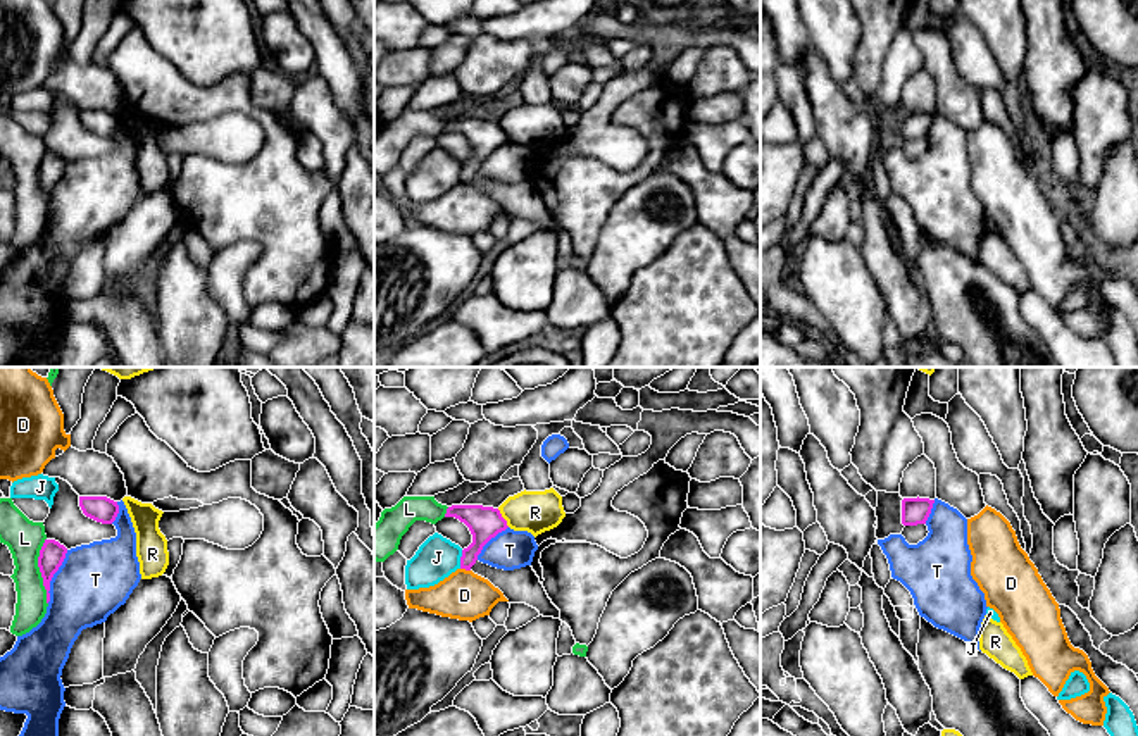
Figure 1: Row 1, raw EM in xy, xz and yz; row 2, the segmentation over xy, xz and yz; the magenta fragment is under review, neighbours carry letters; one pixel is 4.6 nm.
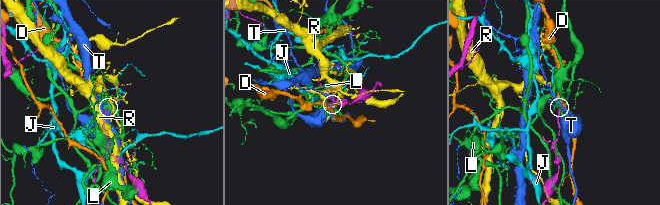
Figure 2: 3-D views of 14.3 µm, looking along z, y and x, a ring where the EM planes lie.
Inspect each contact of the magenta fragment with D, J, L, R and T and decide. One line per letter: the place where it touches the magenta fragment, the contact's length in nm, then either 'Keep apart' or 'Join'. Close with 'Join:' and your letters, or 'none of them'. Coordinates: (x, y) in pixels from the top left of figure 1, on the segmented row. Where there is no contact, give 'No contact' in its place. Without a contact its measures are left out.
D: Touches magenta at xz (466, 569). Shared border 50 nm. Keep apart
J: Touches magenta at xz (461, 559). Shared border 90 nm. Keep apart
L: Touches magenta at xy (40, 571). Shared border 320 nm. Keep apart
R: Touches magenta at xz (502, 517). Shared border 110 nm. Keep apart
T: Touches magenta at xy (52, 576). Shared border 260 nm. Keep apart
Join: none of them

